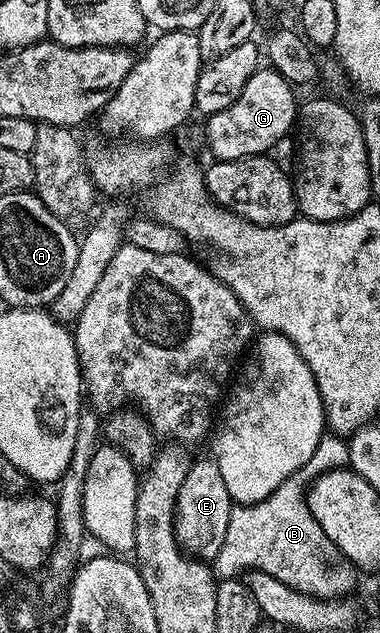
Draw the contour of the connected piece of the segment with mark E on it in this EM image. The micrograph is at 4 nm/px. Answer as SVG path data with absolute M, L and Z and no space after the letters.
M214 459L206 460L192 460L189 475L185 475L185 483L181 483L175 508L175 537L185 553L211 563L217 551L221 551L221 543L225 543L233 502L225 488L225 479L221 479L221 471L217 471L217 463Z

